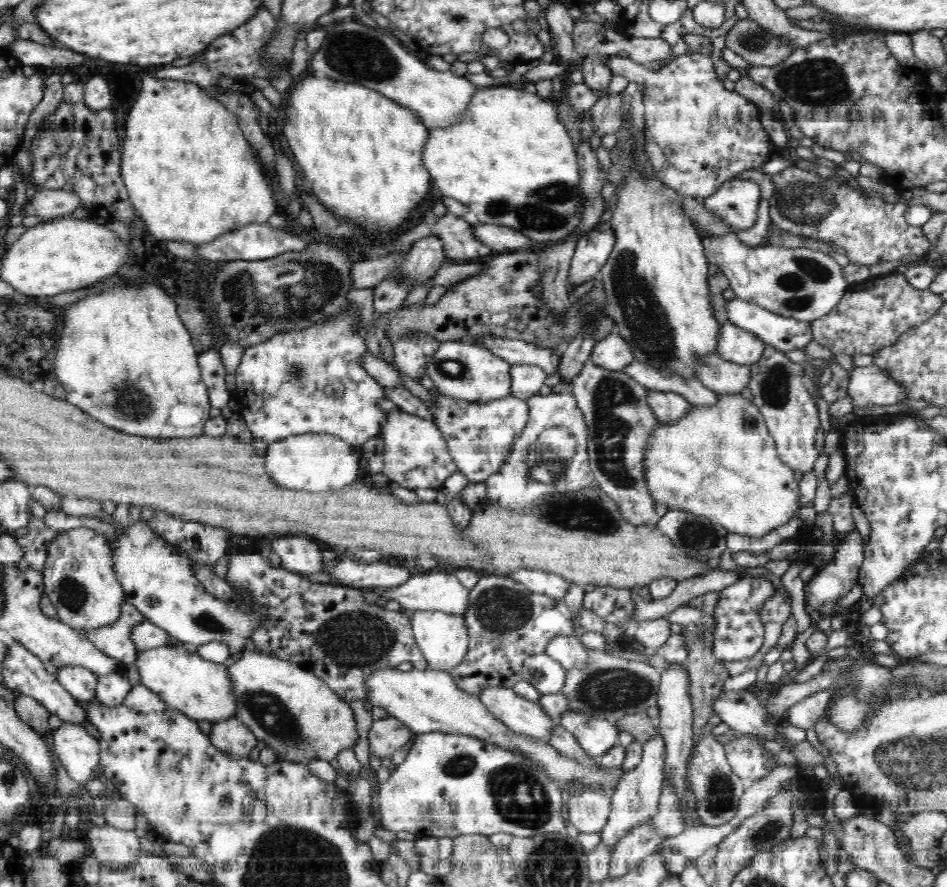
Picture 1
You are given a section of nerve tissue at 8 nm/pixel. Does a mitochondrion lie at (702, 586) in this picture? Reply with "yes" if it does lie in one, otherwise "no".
no

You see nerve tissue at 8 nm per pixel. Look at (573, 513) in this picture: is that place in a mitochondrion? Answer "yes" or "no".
yes

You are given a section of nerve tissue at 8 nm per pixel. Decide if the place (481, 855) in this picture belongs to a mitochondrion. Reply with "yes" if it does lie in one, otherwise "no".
no

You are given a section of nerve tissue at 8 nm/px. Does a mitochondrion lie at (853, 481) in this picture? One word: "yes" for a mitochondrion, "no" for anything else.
no

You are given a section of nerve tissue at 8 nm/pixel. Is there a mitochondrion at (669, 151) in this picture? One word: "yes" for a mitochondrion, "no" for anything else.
yes

